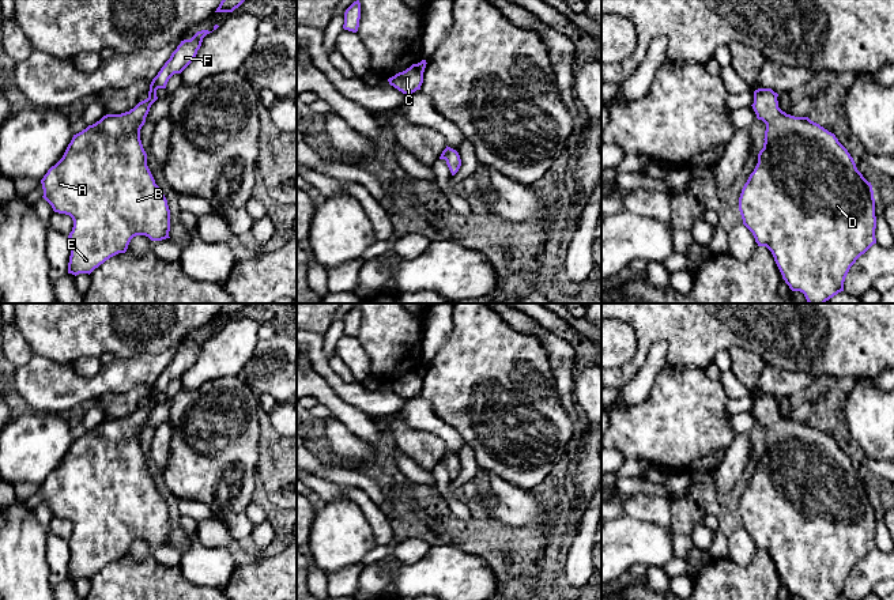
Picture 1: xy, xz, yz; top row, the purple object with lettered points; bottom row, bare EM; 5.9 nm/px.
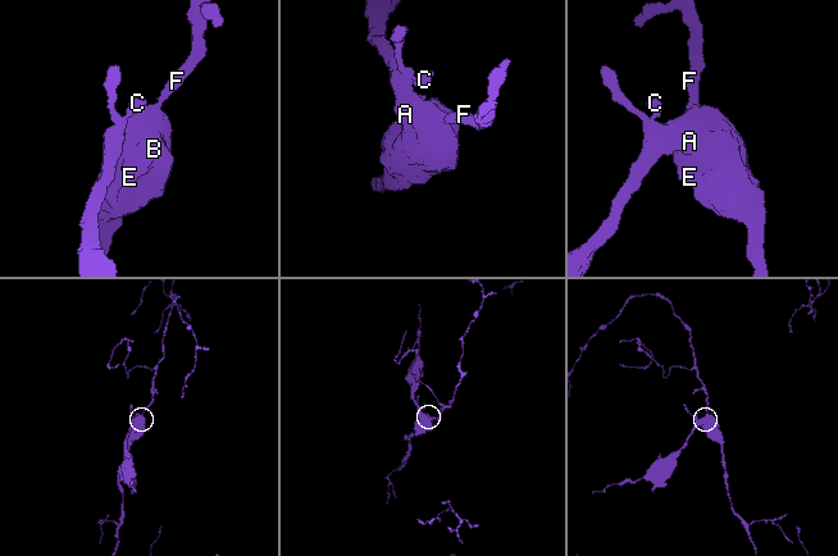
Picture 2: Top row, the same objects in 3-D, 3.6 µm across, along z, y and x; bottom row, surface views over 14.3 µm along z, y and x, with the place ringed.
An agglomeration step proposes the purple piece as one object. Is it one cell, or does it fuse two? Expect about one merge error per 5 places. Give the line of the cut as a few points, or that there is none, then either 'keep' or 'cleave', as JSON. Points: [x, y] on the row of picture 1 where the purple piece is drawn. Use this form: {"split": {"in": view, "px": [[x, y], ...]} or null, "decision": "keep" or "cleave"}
{"split": null, "decision": "keep"}

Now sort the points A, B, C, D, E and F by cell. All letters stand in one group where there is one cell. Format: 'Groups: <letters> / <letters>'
Groups: A B C D E F

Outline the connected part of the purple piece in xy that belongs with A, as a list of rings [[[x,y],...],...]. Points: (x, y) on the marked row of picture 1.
[[[197,31],[191,39],[184,39],[171,53],[170,59],[161,68],[150,84],[148,98],[139,102],[133,109],[121,114],[106,114],[99,121],[88,125],[82,132],[73,135],[63,158],[52,166],[41,180],[44,199],[52,205],[54,212],[69,215],[73,220],[69,233],[71,256],[68,273],[91,273],[110,257],[125,253],[131,239],[136,235],[146,235],[151,241],[162,241],[169,237],[170,210],[165,195],[147,166],[147,154],[140,140],[140,129],[151,105],[158,99],[156,90],[166,88],[169,79],[174,73],[181,73],[196,57],[203,38],[212,31]]]

